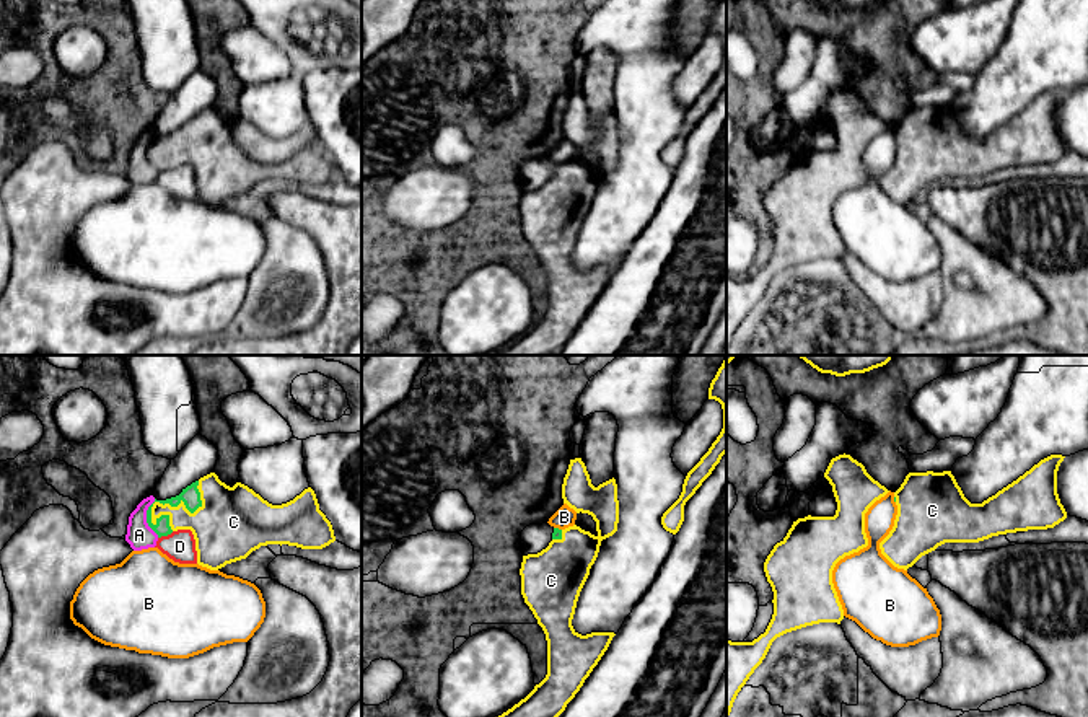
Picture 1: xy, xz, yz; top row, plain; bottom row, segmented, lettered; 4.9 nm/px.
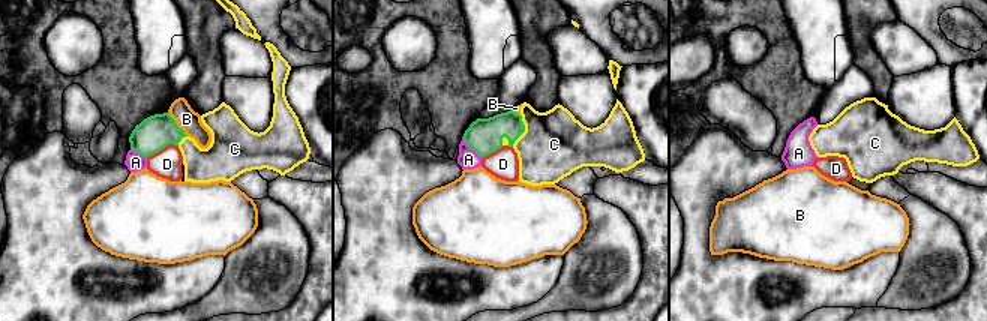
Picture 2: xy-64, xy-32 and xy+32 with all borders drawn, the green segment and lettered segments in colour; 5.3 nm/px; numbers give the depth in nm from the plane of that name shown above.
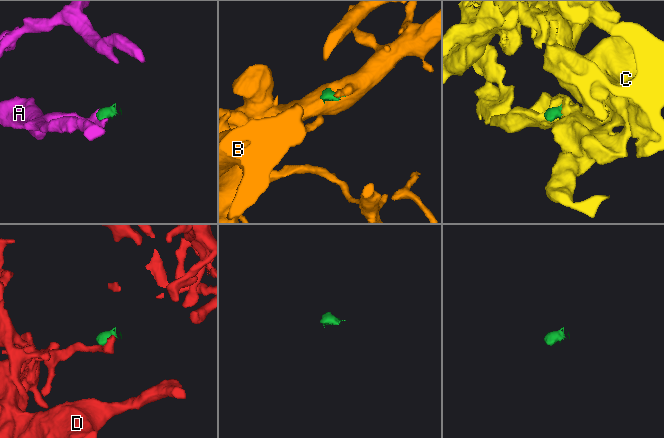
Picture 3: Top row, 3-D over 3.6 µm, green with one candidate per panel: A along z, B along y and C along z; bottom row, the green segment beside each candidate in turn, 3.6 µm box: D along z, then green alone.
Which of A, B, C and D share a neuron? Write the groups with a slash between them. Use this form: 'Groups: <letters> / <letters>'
Groups: A / B / C / D

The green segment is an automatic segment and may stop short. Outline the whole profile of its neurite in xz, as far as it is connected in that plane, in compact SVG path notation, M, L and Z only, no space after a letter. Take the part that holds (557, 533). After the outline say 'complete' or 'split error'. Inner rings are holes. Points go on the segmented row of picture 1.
M581 458L570 460L562 484L562 499L577 513L591 515L596 521L598 534L594 536L577 525L565 530L554 528L552 541L546 549L537 554L523 556L520 569L521 595L546 634L547 675L524 699L498 717L559 717L580 691L616 636L614 632L581 636L572 626L580 592L598 557L601 541L617 531L619 500L616 479L612 477L594 487Z | split error

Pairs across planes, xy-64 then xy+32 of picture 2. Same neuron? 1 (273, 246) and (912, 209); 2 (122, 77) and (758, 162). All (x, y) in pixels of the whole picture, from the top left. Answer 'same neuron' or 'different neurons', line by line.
1: same neuron
2: different neurons

